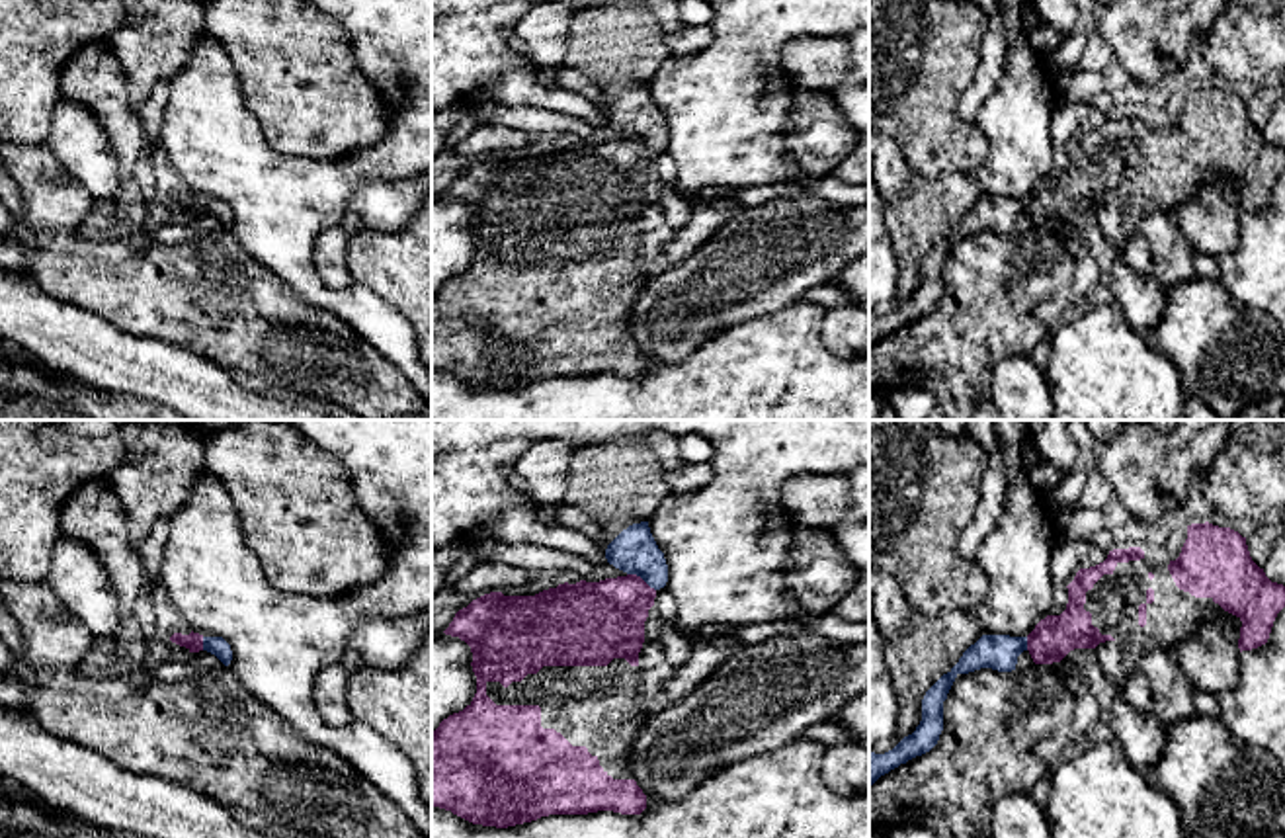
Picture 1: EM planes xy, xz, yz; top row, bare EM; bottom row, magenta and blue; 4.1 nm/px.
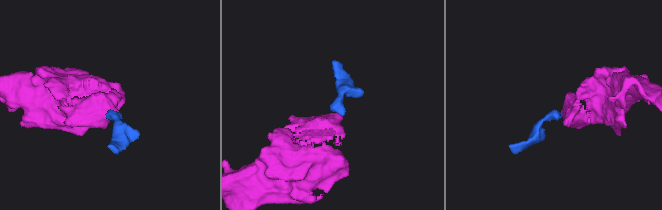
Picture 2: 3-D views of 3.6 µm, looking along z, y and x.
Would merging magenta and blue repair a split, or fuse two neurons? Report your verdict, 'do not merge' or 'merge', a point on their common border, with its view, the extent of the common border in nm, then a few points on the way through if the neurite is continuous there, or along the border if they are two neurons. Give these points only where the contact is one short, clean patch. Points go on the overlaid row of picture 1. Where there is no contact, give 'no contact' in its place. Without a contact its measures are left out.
merge | xz (639, 577) | 140 nm | across xz (598, 622), (639, 577), (639, 557), (633, 551)

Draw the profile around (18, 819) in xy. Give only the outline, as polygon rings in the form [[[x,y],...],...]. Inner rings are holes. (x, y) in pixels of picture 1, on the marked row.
[[[0,797],[0,838],[145,838],[100,826],[62,809]]]

